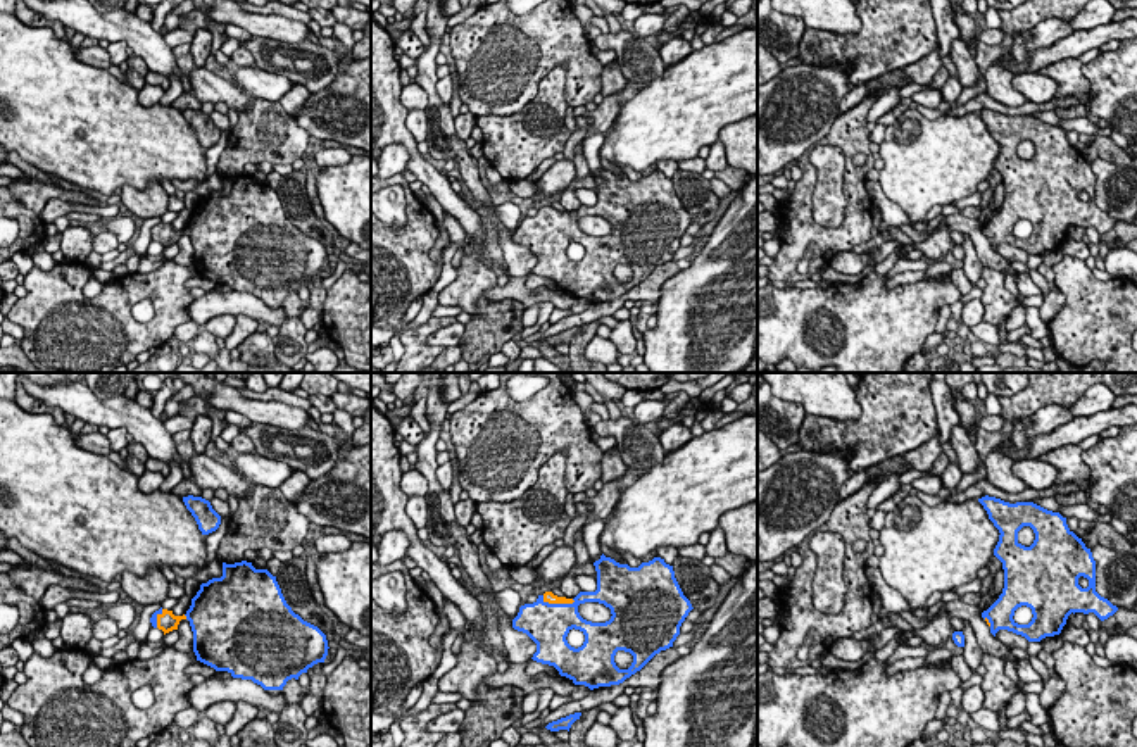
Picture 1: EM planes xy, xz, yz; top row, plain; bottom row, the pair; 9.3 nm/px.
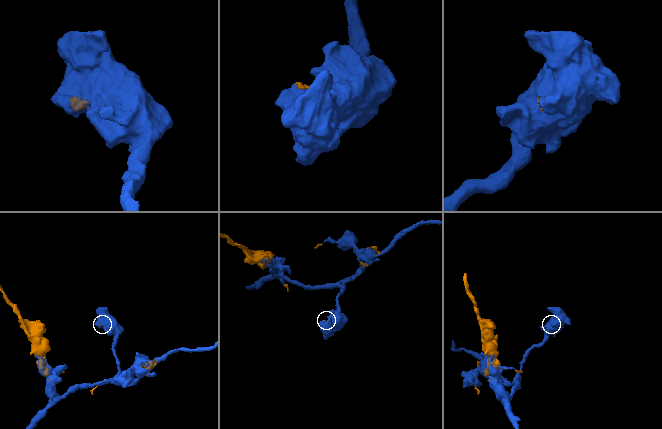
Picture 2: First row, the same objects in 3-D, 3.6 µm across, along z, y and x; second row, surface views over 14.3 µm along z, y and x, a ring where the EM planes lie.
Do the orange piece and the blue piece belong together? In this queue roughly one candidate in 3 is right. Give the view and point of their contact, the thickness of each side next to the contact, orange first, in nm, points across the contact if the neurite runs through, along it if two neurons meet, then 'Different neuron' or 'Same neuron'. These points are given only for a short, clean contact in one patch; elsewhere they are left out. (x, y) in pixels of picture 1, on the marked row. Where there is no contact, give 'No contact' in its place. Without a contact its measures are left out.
Touches orange at xz (558, 602). Thickness 100 nm (orange) against 400 nm. Same neuron

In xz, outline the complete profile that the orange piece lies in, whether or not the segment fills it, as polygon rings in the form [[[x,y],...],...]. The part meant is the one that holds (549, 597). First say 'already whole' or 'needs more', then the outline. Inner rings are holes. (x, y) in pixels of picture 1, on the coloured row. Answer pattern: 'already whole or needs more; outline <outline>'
needs more; outline [[[602,554],[594,566],[595,592],[580,592],[575,599],[545,592],[533,604],[521,606],[512,619],[512,628],[537,643],[533,661],[554,666],[561,676],[590,690],[623,683],[656,654],[673,647],[682,623],[694,609],[673,566],[661,557],[630,568]],[[585,602],[604,604],[611,609],[611,619],[583,619],[578,606]],[[573,628],[585,635],[578,649],[566,640]],[[618,650],[633,656],[628,669],[616,666]]]

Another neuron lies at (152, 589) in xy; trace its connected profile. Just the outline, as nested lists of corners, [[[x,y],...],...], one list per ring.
[[[152,568],[147,576],[136,576],[135,573],[121,574],[121,590],[141,606],[162,604],[167,595],[169,581],[159,568]]]

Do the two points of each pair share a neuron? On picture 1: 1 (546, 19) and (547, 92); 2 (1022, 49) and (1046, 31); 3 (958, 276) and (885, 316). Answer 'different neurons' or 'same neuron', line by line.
1: different neurons
2: same neuron
3: different neurons

